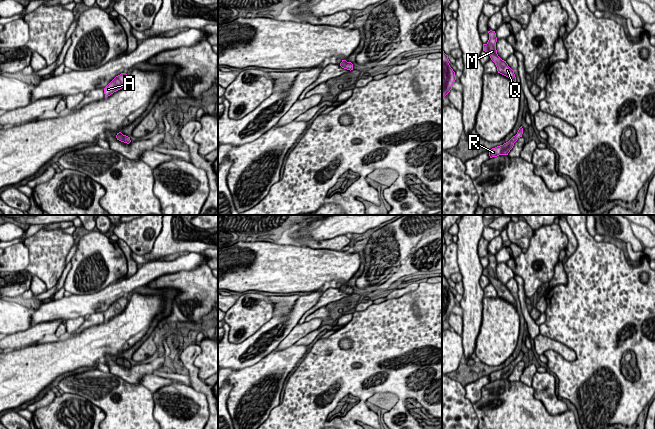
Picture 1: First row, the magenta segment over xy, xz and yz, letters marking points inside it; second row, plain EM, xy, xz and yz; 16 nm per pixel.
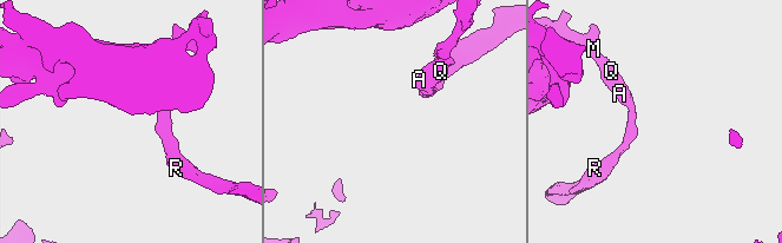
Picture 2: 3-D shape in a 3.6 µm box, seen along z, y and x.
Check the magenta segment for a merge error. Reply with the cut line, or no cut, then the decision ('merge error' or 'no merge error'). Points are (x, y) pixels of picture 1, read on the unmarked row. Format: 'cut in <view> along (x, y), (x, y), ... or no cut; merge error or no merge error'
no cut; no merge error

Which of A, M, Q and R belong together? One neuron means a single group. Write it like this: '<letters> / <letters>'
A M Q R

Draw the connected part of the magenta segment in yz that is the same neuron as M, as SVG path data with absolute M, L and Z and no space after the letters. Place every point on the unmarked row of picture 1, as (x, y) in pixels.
M488 255L489 264L486 268L483 268L483 275L487 276L491 284L495 287L498 297L508 301L516 307L516 301L514 295L508 290L506 285L502 284L496 274L497 261L495 255Z

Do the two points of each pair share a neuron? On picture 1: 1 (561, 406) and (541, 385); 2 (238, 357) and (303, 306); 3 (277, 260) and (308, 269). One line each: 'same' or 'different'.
1: same
2: same
3: same

